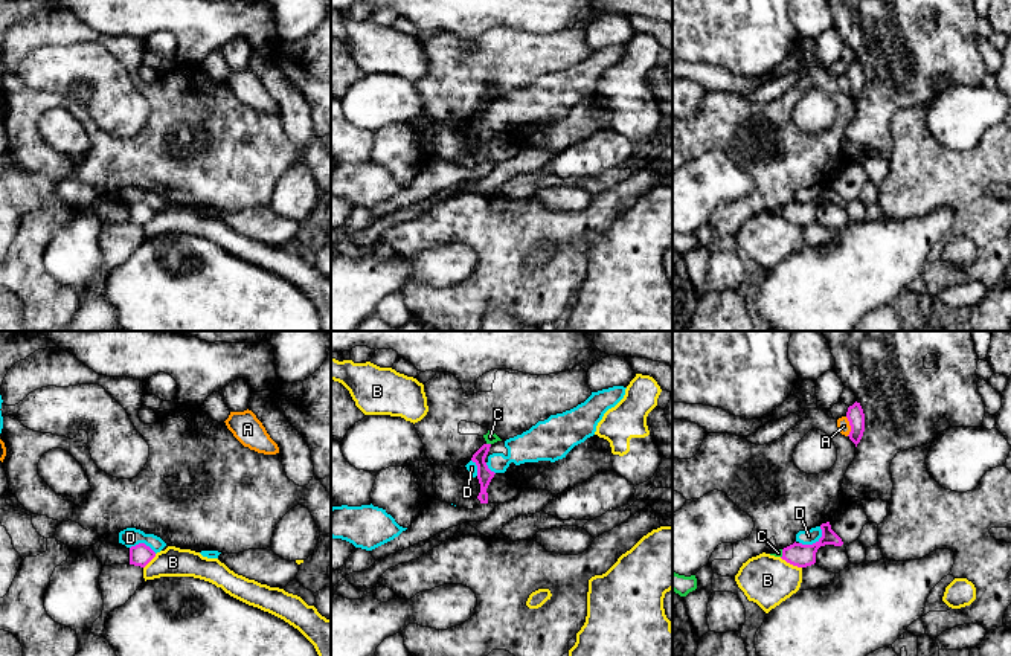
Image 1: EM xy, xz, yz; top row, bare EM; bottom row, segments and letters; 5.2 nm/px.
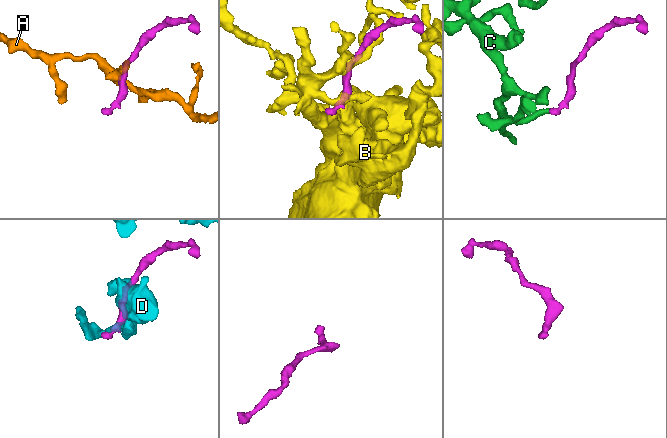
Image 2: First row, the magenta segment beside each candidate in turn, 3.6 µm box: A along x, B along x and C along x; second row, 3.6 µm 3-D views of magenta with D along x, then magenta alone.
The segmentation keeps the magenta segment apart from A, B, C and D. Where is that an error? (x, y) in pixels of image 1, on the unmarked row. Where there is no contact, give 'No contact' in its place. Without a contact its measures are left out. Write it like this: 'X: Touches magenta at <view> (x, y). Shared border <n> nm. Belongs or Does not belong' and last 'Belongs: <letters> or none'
A: Touches magenta at yz (850, 83). Shared border 110 nm. Does not belong
B: Touches magenta at yz (790, 221). Shared border 130 nm. Does not belong
C: Touches magenta at xz (488, 102). Shared border 30 nm. Belongs
D: Touches magenta at yz (816, 200). Shared border 150 nm. Does not belong
Belongs: C

